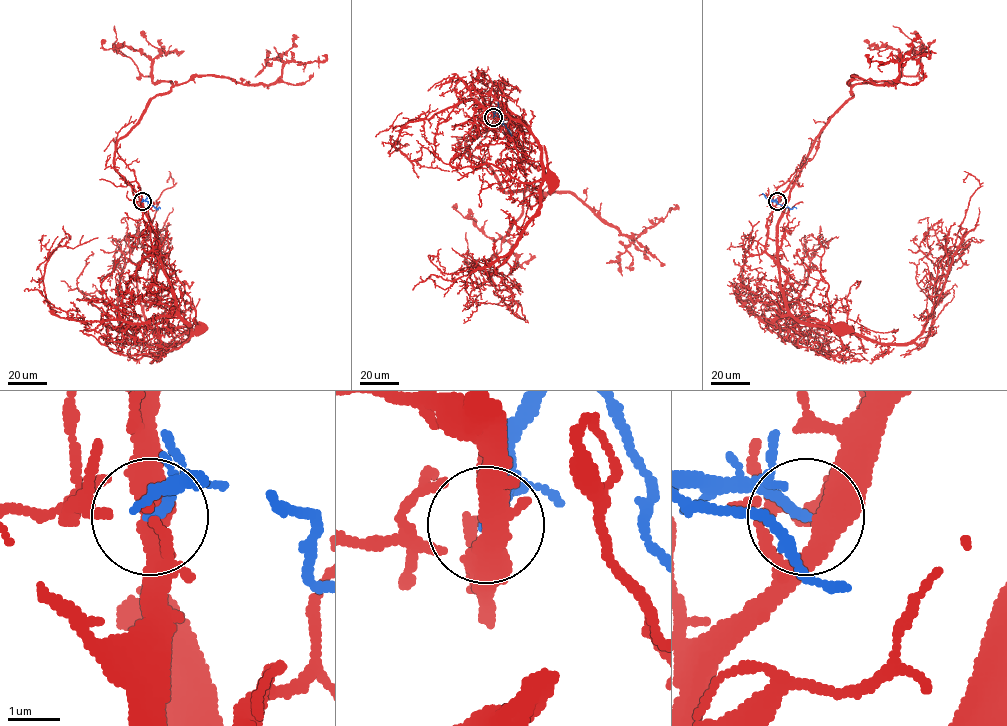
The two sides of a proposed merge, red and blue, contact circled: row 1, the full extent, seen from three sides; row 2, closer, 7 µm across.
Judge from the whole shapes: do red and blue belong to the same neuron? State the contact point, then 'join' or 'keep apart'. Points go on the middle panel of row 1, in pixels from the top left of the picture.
place (493, 117); keep apart

